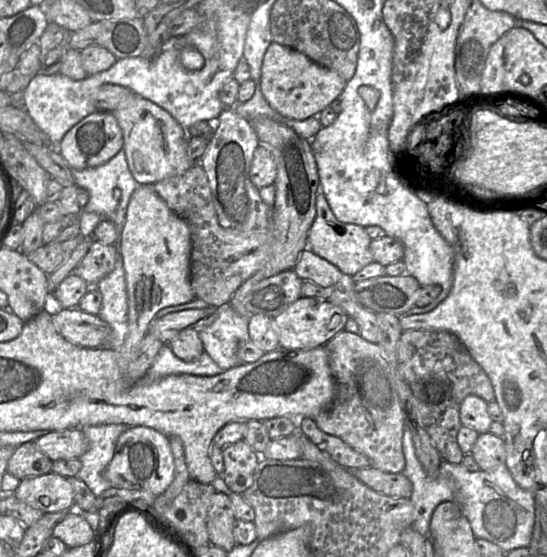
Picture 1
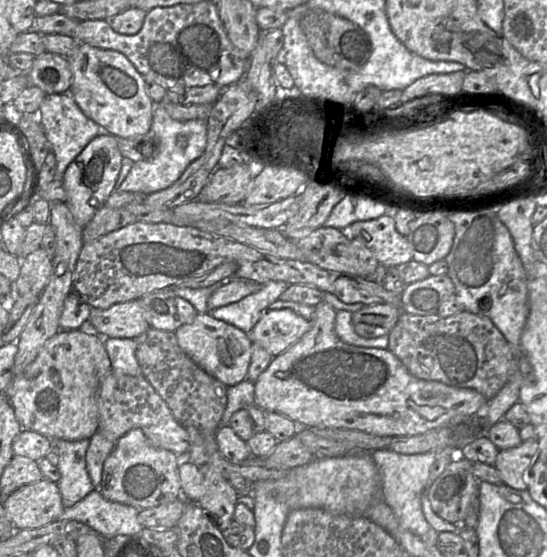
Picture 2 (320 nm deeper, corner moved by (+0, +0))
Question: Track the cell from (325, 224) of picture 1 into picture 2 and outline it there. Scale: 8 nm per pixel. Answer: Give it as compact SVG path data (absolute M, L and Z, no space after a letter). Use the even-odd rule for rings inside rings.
M392 216L357 221L340 230L350 241L360 240L371 249L379 264L397 267L413 258L412 246L407 237L396 230Z

